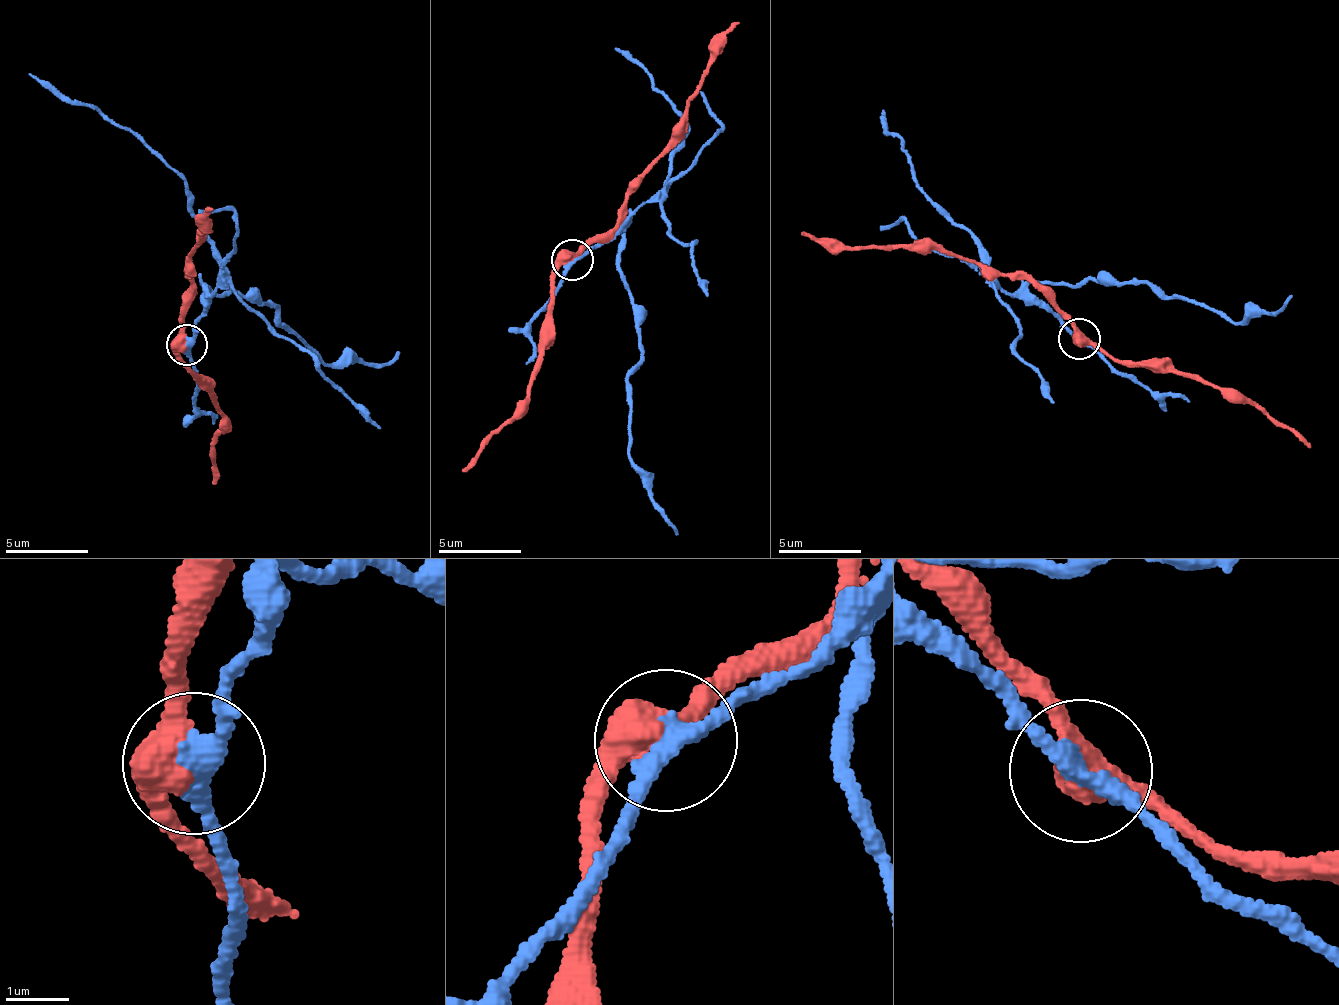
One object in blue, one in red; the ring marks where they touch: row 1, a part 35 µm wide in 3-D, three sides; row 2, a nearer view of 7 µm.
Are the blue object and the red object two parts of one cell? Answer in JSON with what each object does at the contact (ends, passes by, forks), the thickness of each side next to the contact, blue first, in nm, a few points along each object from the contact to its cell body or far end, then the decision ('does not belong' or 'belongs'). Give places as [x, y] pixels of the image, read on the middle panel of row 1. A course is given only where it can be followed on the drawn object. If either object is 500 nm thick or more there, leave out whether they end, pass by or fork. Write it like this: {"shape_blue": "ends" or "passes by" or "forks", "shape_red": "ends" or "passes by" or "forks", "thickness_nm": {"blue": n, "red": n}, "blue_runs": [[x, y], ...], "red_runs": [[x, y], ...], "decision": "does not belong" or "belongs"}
{"shape_blue": "passes by", "shape_red": "passes by", "thickness_nm": {"blue": 320, "red": 480}, "blue_runs": [[573, 258], [628, 225], [620, 279], [635, 311], [641, 364], [627, 379], [630, 466], [662, 518], [679, 535]], "red_runs": [[572, 258], [620, 218], [625, 189], [669, 141], [719, 39], [741, 24]], "decision": "does not belong"}

